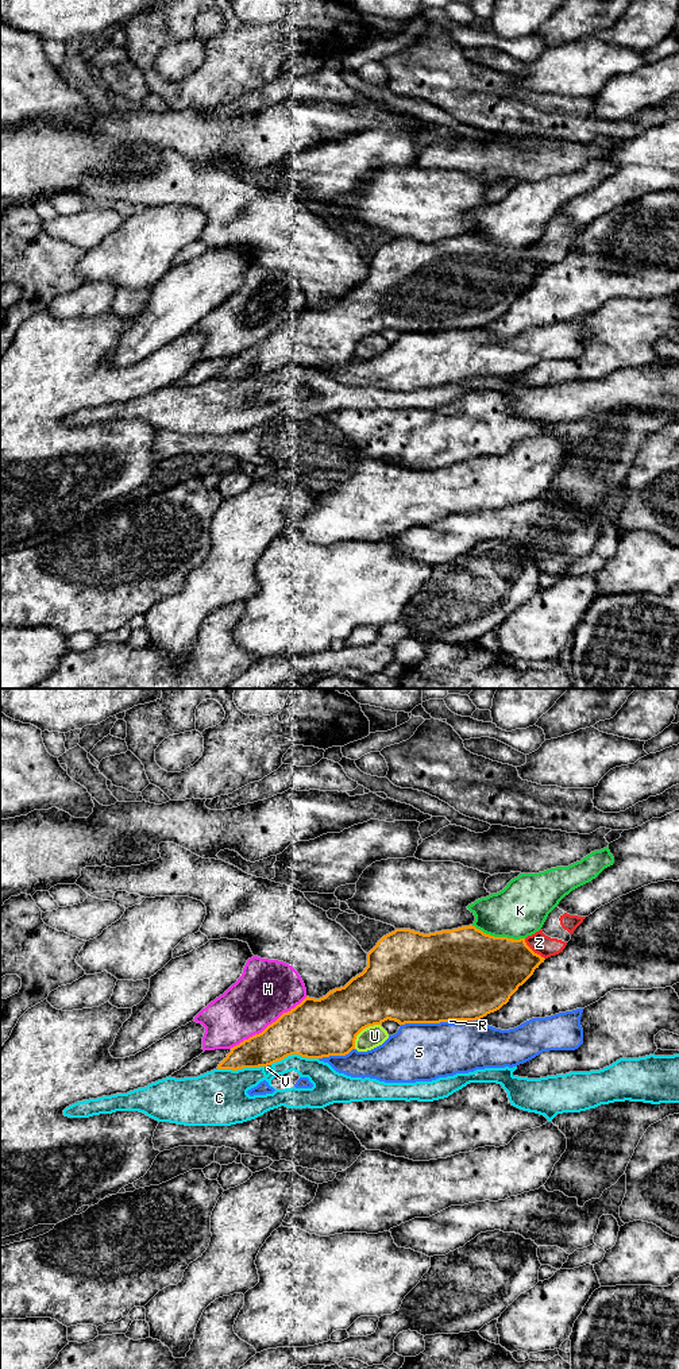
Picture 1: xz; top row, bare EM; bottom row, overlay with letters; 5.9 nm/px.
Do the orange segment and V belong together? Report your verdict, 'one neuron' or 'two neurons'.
two neurons

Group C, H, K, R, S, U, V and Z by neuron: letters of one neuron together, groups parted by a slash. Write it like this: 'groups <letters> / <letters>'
groups C V / H / K / R S / U / Z

